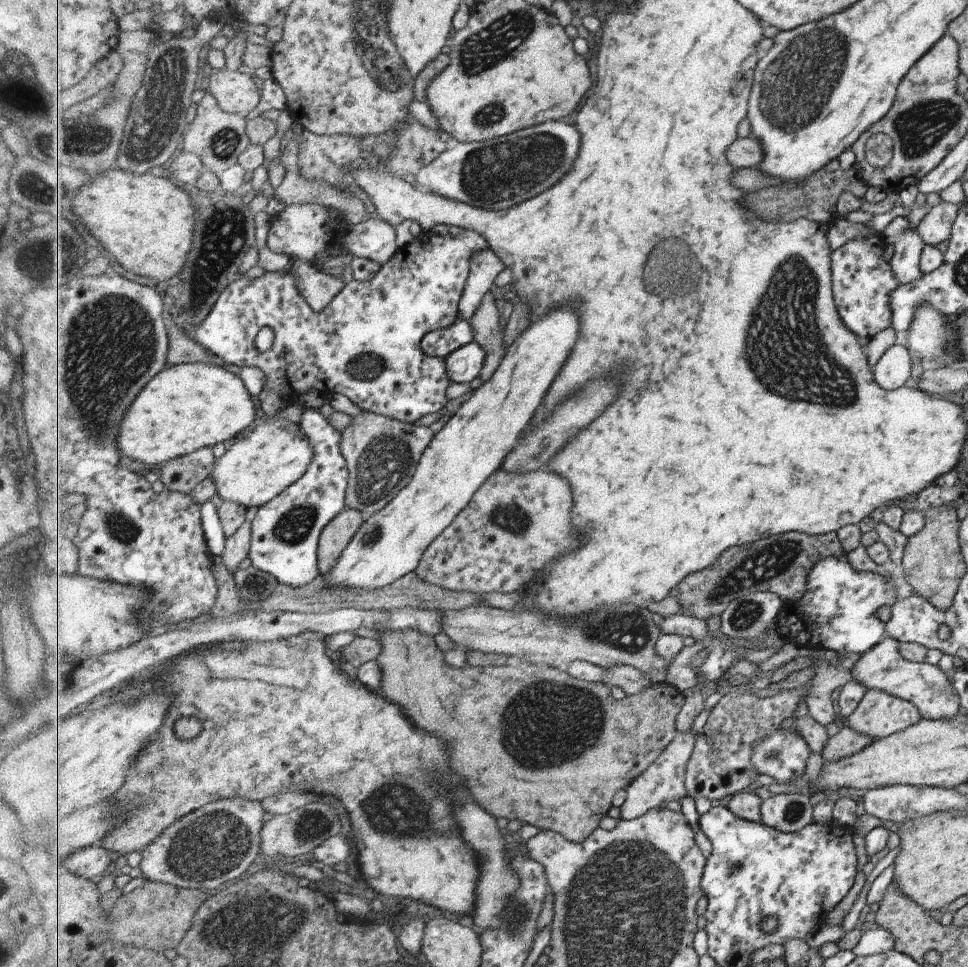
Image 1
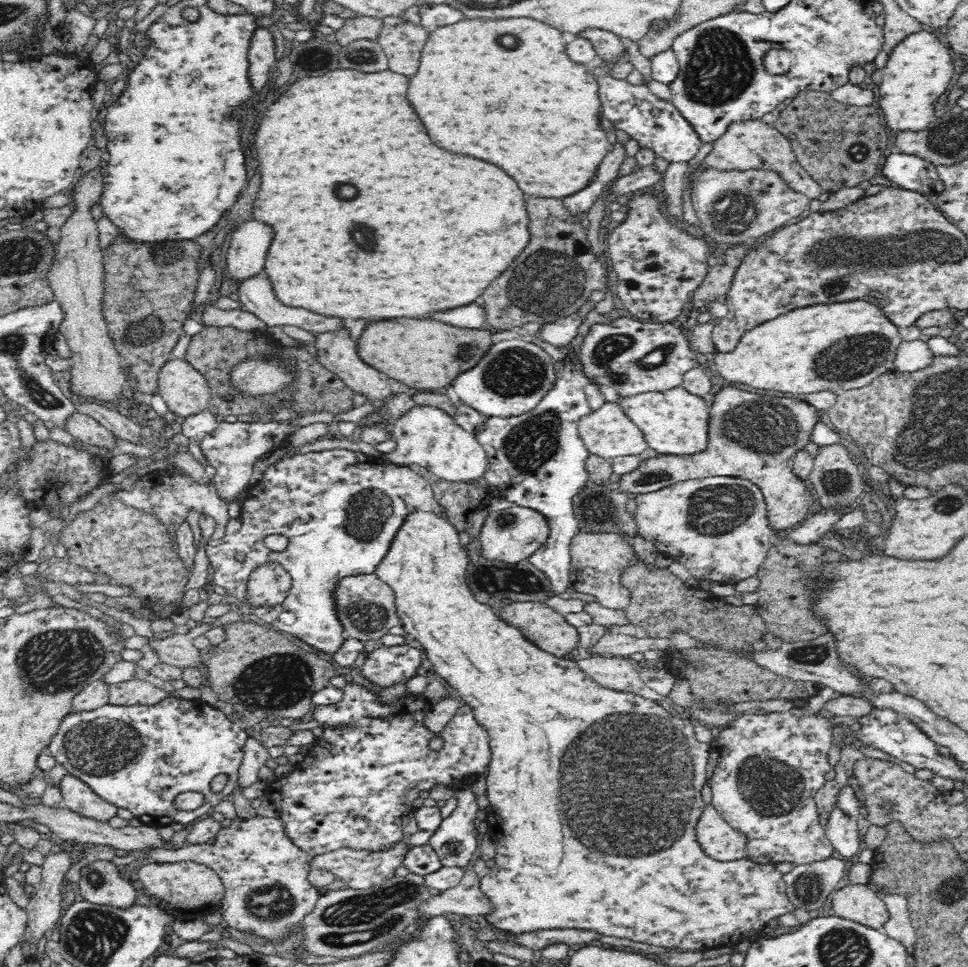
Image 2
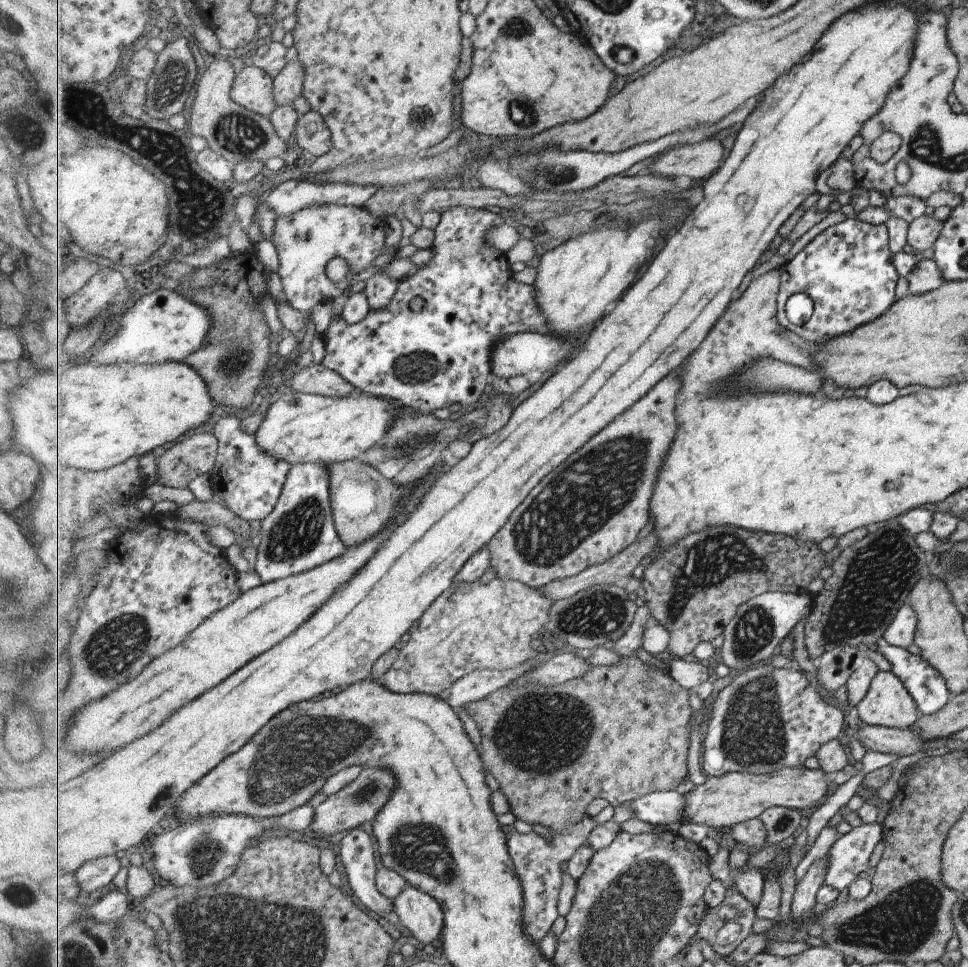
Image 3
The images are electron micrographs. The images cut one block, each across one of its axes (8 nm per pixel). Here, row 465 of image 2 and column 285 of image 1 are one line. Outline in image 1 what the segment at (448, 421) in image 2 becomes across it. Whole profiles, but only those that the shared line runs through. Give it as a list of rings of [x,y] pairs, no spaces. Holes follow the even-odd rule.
[[[281,408],[267,422],[256,426],[250,436],[226,448],[225,453],[216,460],[214,471],[211,472],[215,499],[231,500],[246,507],[260,507],[279,496],[307,472],[314,459],[314,448],[301,424],[279,416],[283,410]]]

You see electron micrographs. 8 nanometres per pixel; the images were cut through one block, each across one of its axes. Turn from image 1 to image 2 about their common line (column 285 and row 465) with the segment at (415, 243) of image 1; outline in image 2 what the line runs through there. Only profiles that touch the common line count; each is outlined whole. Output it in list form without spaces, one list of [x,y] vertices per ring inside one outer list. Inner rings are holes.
[[[345,449],[298,453],[290,458],[281,458],[266,469],[262,479],[249,493],[250,497],[242,502],[242,510],[238,515],[241,519],[239,531],[233,535],[224,535],[224,538],[218,540],[210,540],[205,548],[214,570],[211,580],[214,585],[224,587],[241,601],[248,576],[254,568],[266,565],[269,561],[282,565],[292,579],[288,598],[275,607],[256,607],[253,610],[245,606],[246,613],[252,612],[264,622],[272,623],[278,631],[294,635],[308,646],[330,656],[342,649],[347,640],[343,621],[338,615],[338,598],[335,598],[335,592],[342,580],[375,572],[386,557],[392,538],[396,536],[408,512],[413,509],[427,509],[444,513],[430,483],[407,465],[397,465],[382,458]],[[270,534],[282,534],[288,538],[284,552],[272,553],[272,550],[266,548],[264,538]],[[239,553],[246,555],[244,561],[236,559]]]

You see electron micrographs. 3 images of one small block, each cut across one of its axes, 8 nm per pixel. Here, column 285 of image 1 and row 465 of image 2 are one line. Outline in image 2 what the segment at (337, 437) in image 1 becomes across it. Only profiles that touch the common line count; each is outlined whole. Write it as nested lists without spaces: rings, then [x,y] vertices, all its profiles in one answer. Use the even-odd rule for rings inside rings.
[[[569,358],[565,361],[556,361],[555,367],[558,369],[555,387],[547,392],[547,396],[544,396],[544,400],[538,404],[536,409],[528,412],[526,416],[520,415],[503,419],[501,417],[487,418],[483,429],[475,437],[489,456],[489,469],[482,479],[470,482],[468,485],[486,487],[487,490],[500,488],[502,490],[501,496],[510,502],[514,502],[518,506],[536,509],[547,516],[551,530],[549,537],[545,544],[529,557],[529,562],[548,576],[552,592],[562,594],[568,586],[571,586],[571,542],[578,532],[578,521],[576,521],[573,511],[573,498],[584,488],[586,480],[590,479],[584,466],[590,452],[580,438],[579,422],[583,416],[600,409],[605,401],[602,400],[600,394],[597,394],[596,387],[588,382],[580,360],[573,362]]]

